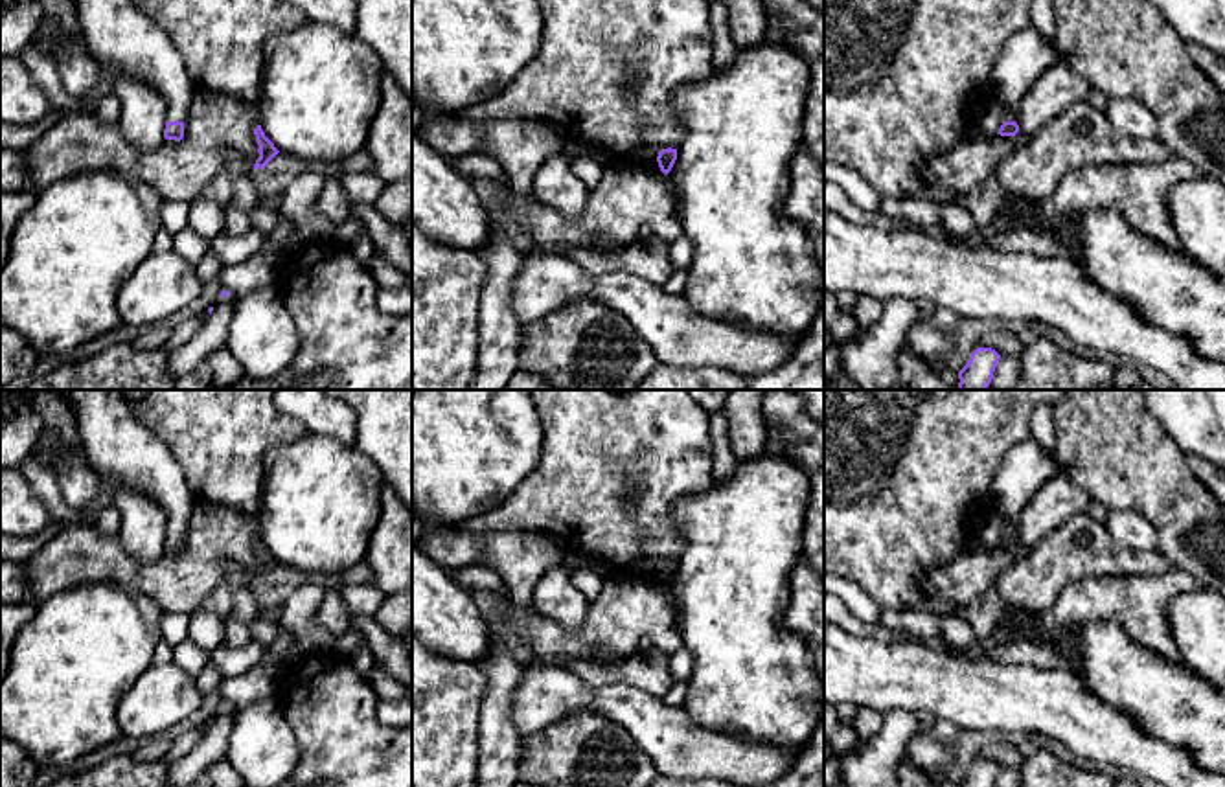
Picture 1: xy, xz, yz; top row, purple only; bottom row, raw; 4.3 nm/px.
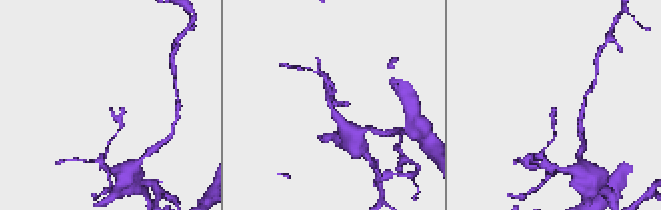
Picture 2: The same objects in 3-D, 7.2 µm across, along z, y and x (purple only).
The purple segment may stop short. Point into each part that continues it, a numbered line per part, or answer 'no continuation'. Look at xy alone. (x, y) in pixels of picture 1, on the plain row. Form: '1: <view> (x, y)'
1: xy (122, 451)

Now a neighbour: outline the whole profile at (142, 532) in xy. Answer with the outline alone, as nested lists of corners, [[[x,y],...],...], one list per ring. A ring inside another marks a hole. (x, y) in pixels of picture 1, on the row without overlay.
[[[120,485],[112,506],[120,511],[118,541],[142,563],[155,563],[164,553],[167,513],[140,491]]]

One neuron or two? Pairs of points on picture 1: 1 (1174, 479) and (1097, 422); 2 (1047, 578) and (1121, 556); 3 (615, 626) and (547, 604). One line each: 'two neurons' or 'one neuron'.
1: one neuron
2: one neuron
3: two neurons

